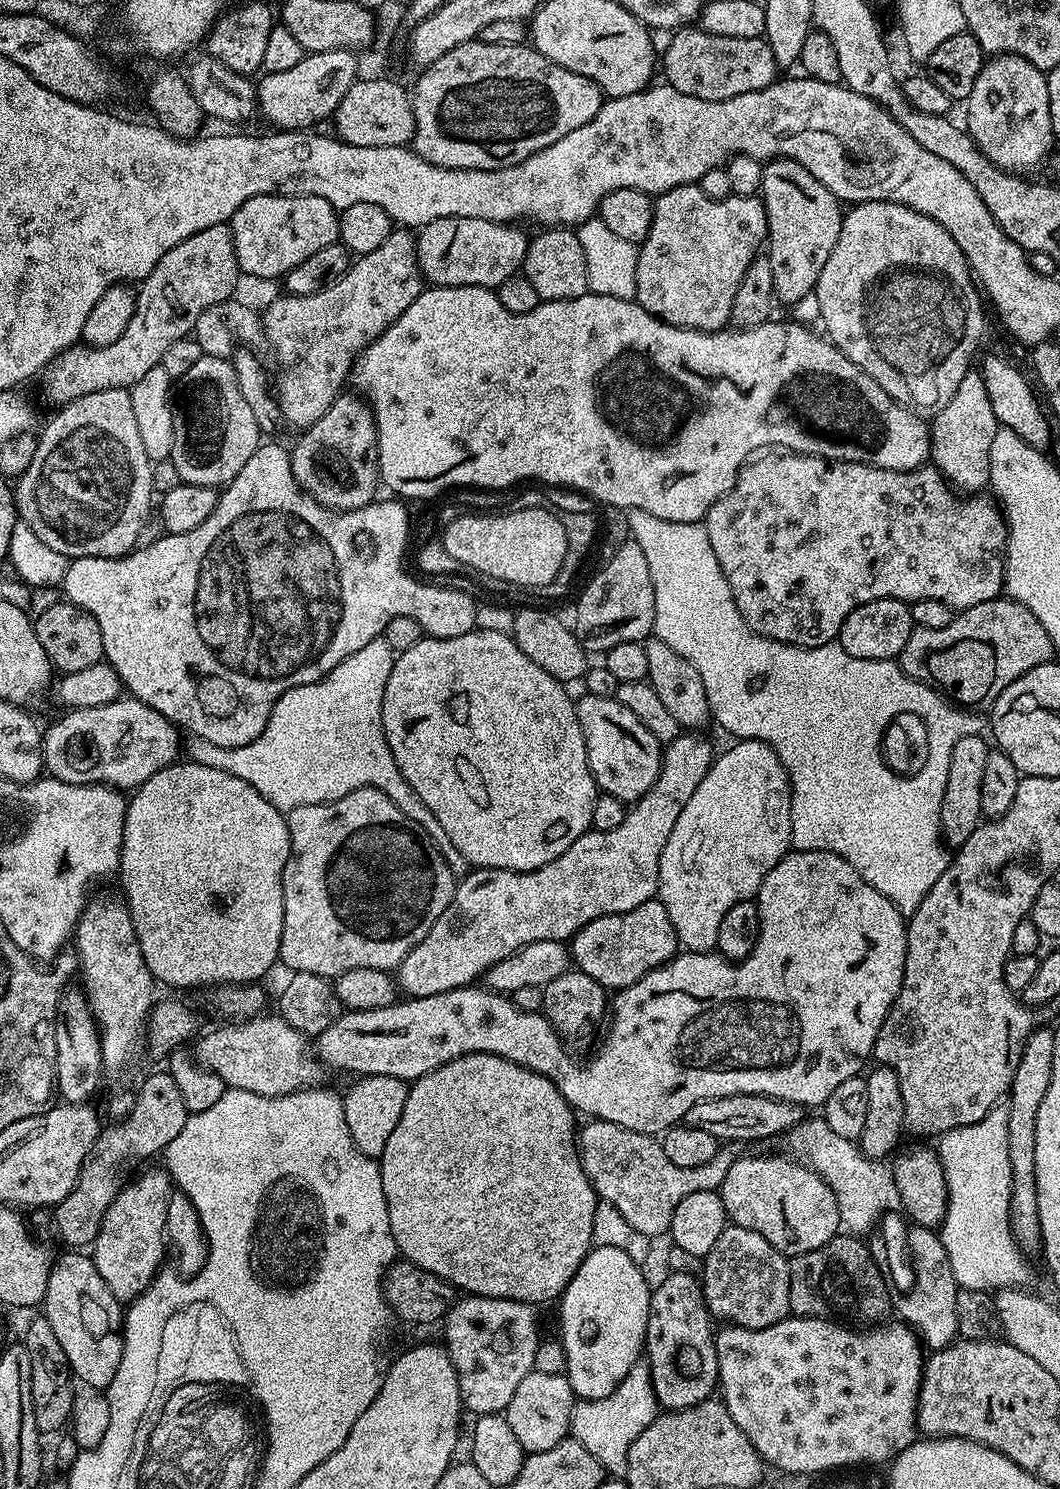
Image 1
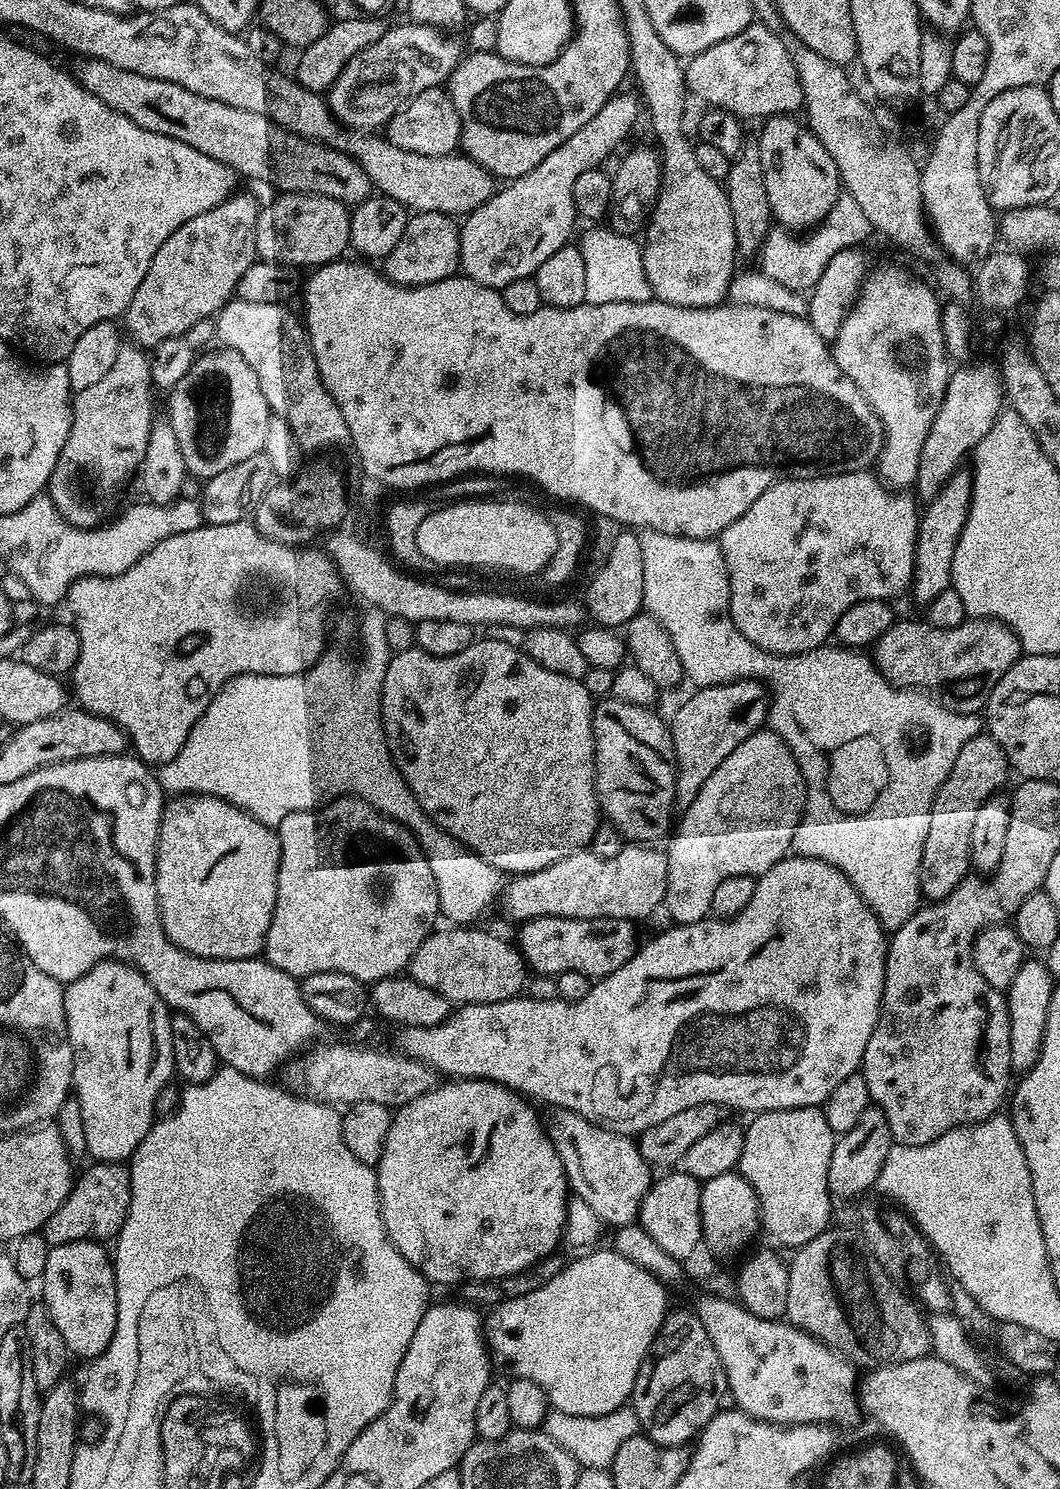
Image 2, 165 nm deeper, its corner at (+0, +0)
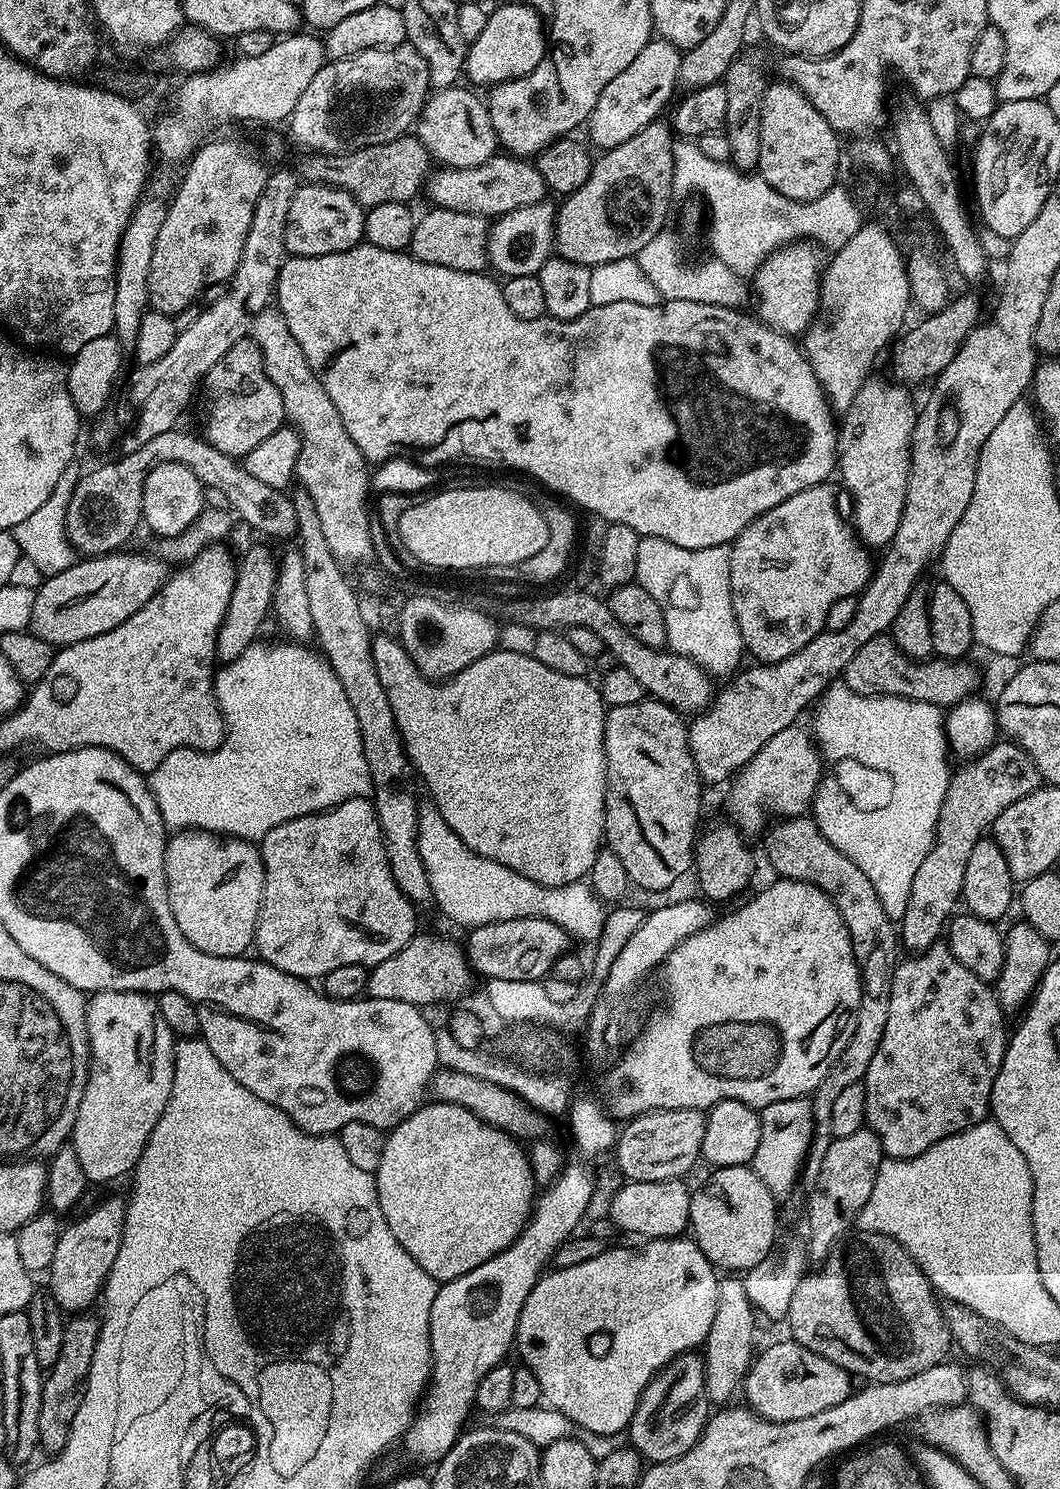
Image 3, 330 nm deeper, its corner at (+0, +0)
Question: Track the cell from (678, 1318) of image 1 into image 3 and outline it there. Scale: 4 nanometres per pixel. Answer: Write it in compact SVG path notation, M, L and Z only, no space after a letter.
M695 1351L683 1352L648 1383L628 1423L626 1436L645 1461L661 1464L684 1456L695 1446L709 1415L710 1401L704 1395L703 1359Z

